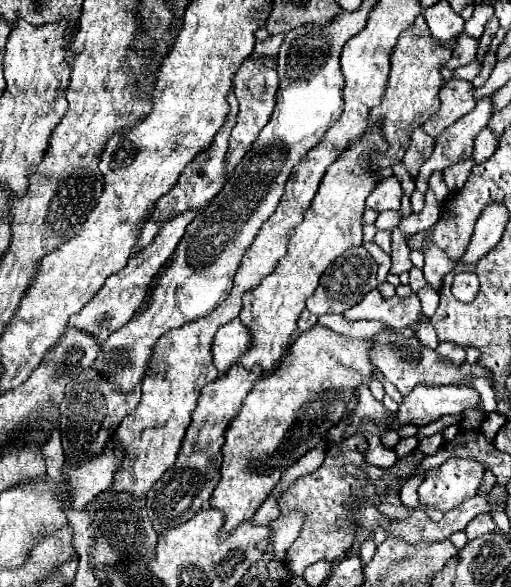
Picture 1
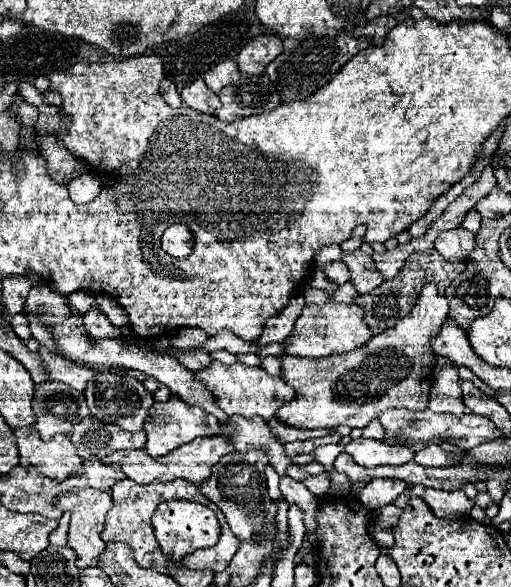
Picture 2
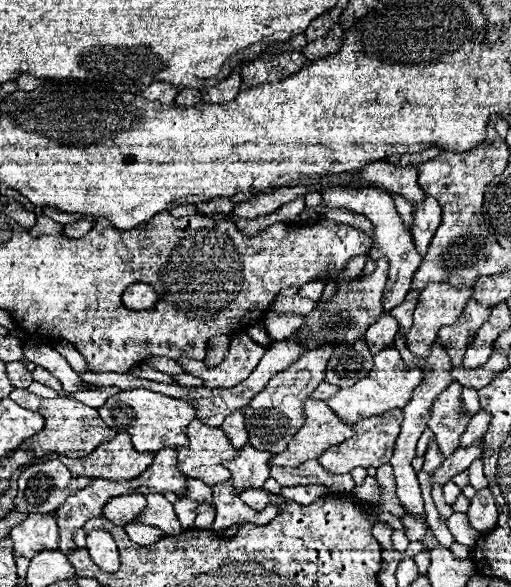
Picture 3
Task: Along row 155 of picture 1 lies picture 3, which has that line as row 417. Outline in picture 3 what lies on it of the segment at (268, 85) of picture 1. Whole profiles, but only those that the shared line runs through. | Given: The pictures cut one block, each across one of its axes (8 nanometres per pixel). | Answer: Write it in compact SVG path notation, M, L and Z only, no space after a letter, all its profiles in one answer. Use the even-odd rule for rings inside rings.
M236 410L230 416L226 416L224 424L220 426L228 440L234 444L234 448L242 448L248 442L248 434L246 434L246 426L244 426L244 412Z

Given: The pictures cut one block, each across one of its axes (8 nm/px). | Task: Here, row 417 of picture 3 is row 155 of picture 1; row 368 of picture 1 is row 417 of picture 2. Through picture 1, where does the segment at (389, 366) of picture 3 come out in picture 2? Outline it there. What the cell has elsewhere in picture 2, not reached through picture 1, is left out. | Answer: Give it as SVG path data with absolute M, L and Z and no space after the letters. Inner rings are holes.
M212 362L208 368L202 368L200 372L194 372L194 378L200 380L214 398L218 398L218 406L228 414L242 414L242 416L262 416L264 420L274 418L280 406L290 402L294 398L294 390L282 380L268 376L262 368L258 366L244 366L242 362L236 362L232 366Z

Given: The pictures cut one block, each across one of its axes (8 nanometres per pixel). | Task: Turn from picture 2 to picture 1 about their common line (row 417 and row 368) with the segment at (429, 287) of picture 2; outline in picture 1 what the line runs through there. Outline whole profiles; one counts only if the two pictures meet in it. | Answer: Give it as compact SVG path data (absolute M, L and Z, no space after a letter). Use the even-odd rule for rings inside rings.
M316 324L294 340L282 364L274 370L272 376L262 378L254 384L250 394L244 398L240 412L226 430L226 442L222 448L224 452L222 478L210 498L212 508L220 508L226 514L226 522L224 528L220 530L220 536L228 536L240 522L250 520L256 508L260 508L260 504L280 482L280 474L286 472L286 468L290 468L308 450L316 448L316 444L326 436L328 428L336 426L344 418L346 402L356 396L356 388L360 384L370 384L374 378L376 366L368 358L372 344L374 344L372 340L350 338Z

